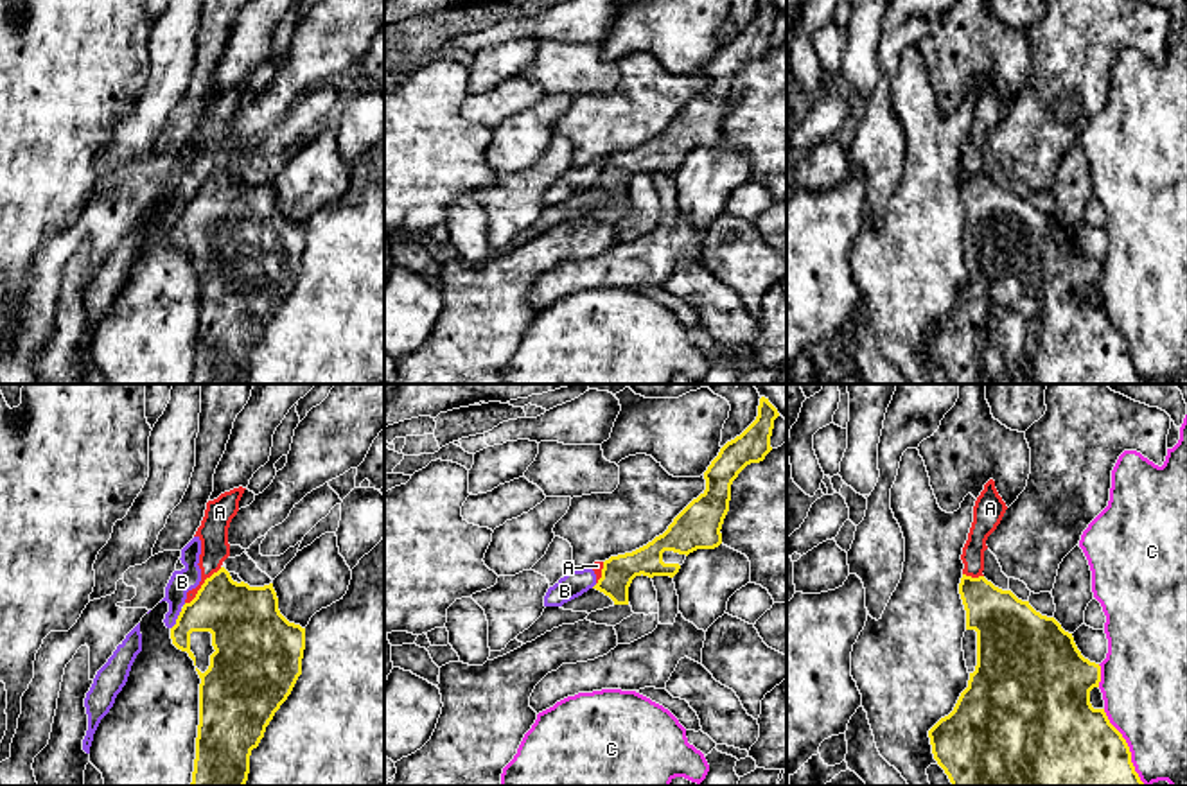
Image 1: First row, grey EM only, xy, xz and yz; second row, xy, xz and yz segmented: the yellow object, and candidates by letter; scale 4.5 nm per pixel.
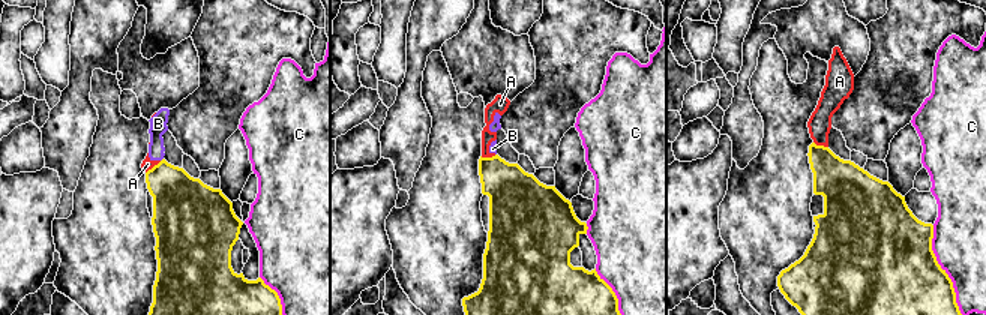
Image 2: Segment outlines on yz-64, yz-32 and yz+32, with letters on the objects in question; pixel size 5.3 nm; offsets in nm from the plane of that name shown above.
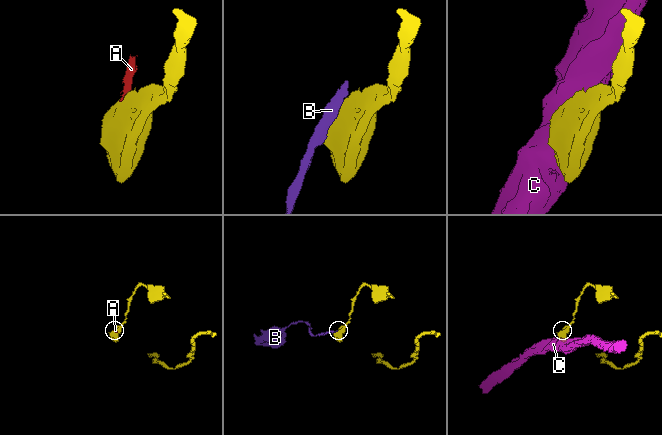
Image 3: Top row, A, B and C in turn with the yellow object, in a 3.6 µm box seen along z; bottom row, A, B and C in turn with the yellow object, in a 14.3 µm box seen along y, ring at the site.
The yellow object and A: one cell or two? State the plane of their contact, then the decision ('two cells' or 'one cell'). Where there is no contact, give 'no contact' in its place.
xy | two cells

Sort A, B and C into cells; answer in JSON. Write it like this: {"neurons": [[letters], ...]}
{"neurons": [["A", "B"], ["C"]]}

